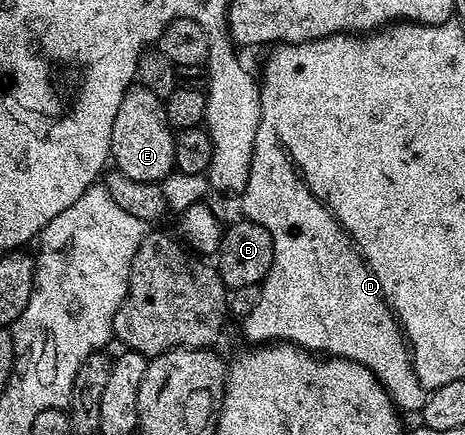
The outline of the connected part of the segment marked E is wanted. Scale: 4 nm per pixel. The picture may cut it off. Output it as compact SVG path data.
M135 84L127 91L120 111L116 111L116 123L112 123L112 143L110 144L110 155L112 165L117 172L128 175L128 179L137 181L148 181L161 183L175 172L174 168L174 134L175 130L170 128L168 115L163 98L152 95L143 85Z

